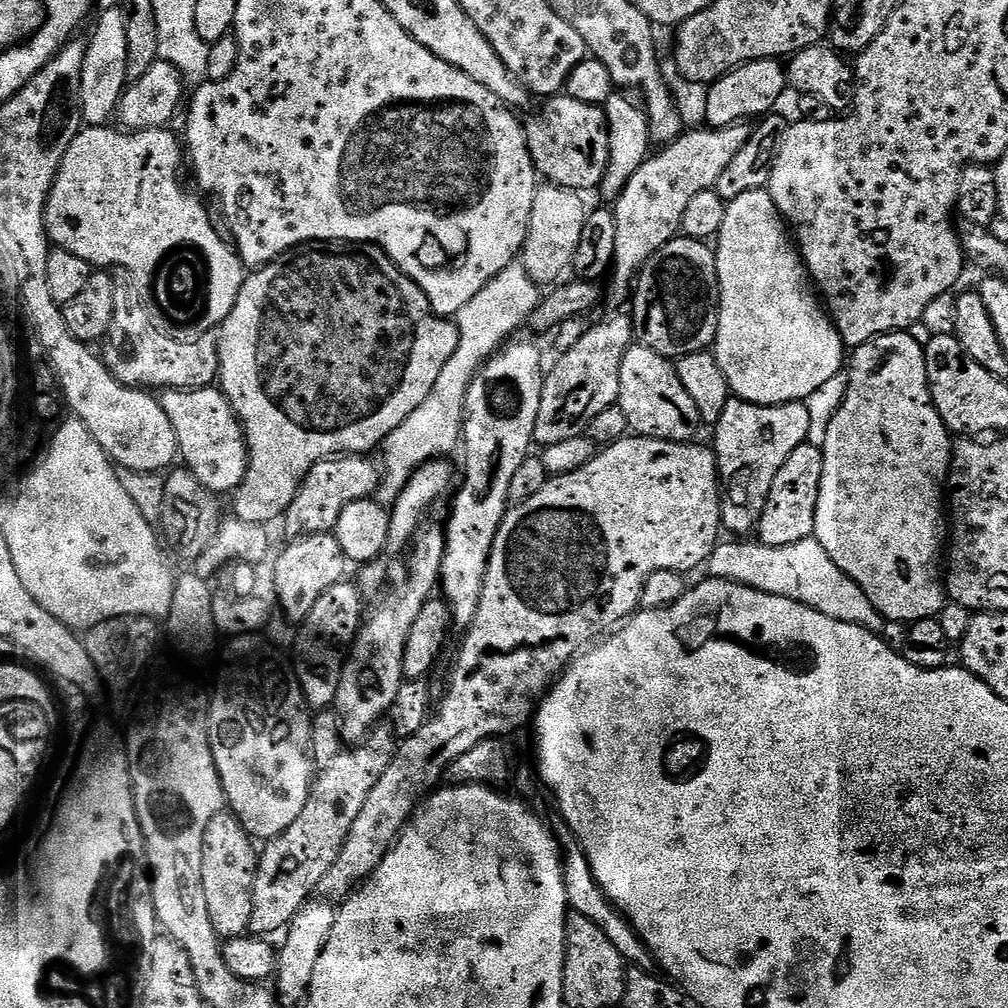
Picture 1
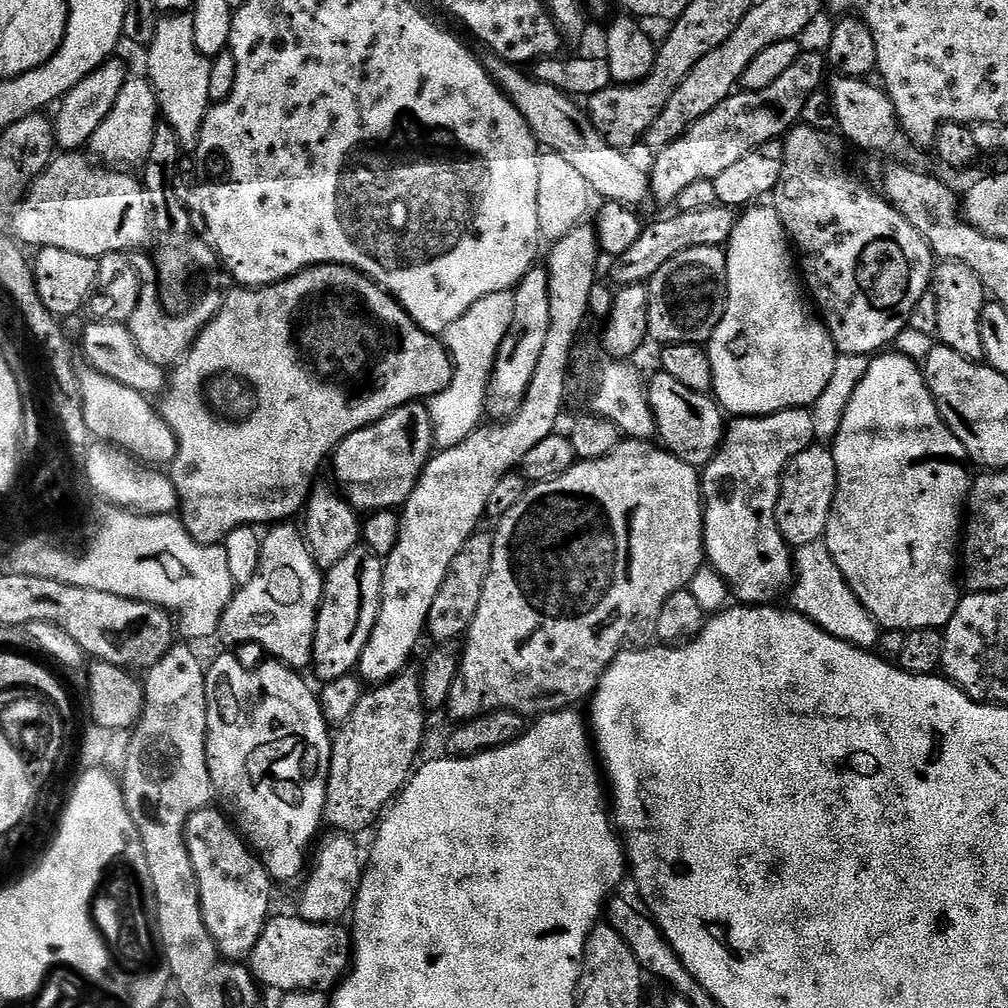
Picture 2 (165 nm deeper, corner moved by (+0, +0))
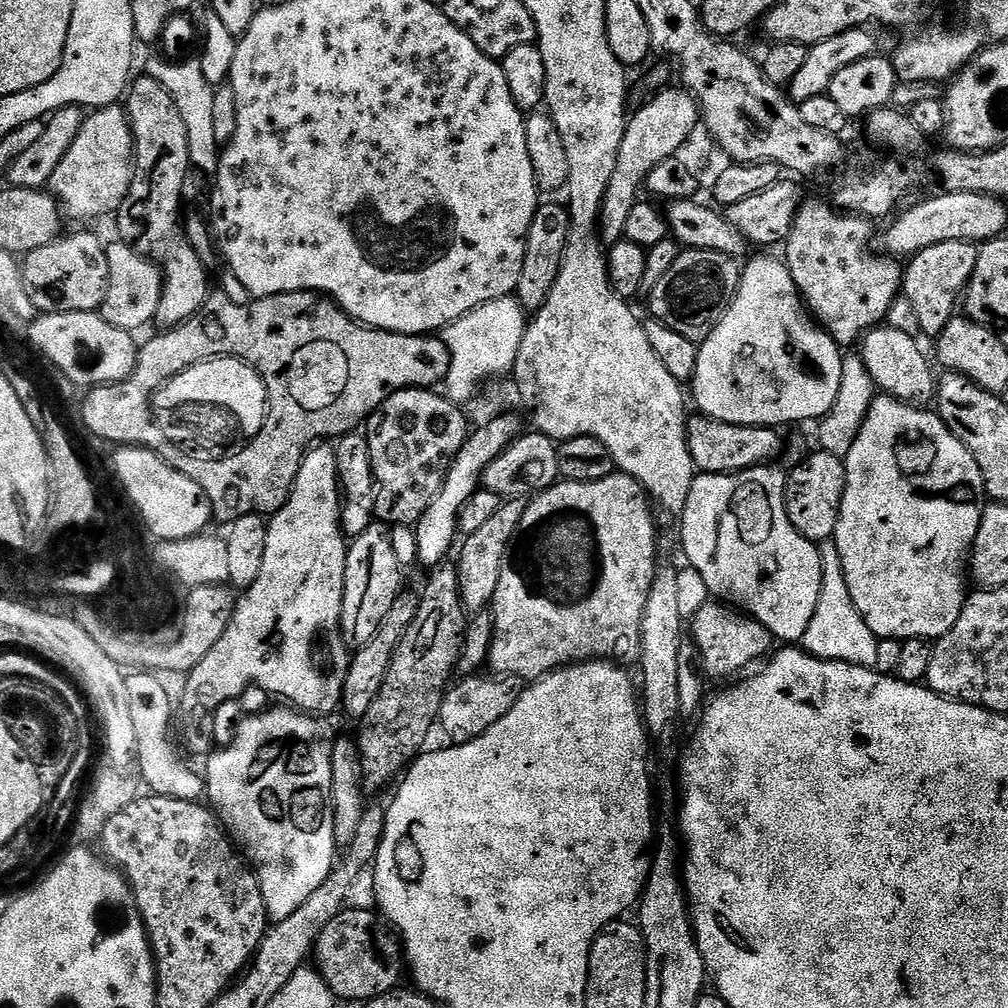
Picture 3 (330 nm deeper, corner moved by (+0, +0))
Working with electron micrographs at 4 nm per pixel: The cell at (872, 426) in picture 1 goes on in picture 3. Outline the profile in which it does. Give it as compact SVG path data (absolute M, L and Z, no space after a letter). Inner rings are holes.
M887 394L877 395L864 419L858 438L854 440L854 446L850 446L847 456L843 457L846 486L842 494L842 506L834 539L838 546L838 554L842 558L846 586L850 586L850 598L854 598L854 606L858 610L858 614L862 614L866 626L870 626L870 630L880 640L903 642L944 636L950 630L950 626L954 626L954 622L958 622L958 614L962 614L964 601L970 595L970 580L966 573L970 568L972 547L976 541L986 503L982 470L978 470L978 462L974 462L974 454L970 454L970 450L966 450L966 446L950 431L942 417L935 411L927 412L928 410L924 406L895 400Z

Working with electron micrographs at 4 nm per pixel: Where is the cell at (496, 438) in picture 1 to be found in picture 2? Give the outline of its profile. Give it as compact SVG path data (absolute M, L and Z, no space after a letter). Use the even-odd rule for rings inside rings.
M547 267L532 268L514 291L514 322L506 338L502 338L484 403L485 413L492 418L511 418L518 414L534 378L534 370L538 370L538 358L542 354L542 346L546 346L546 334L550 334L550 278Z

